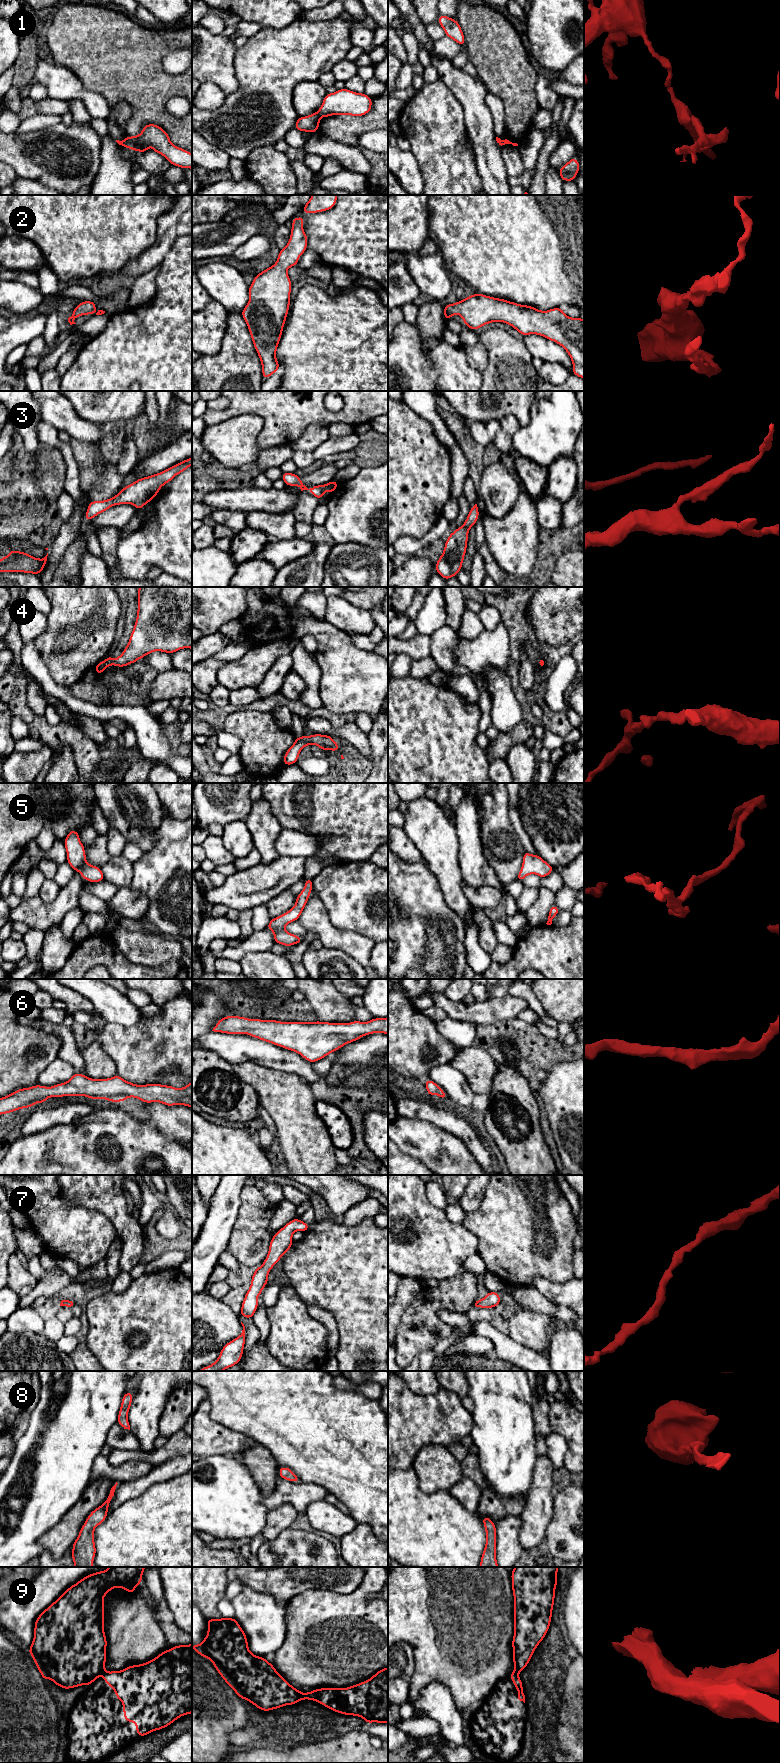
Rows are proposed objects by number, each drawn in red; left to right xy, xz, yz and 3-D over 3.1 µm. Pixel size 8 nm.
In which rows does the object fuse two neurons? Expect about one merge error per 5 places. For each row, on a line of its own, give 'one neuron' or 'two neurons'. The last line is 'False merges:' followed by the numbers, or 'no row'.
1: two neurons
2: one neuron
3: one neuron
4: one neuron
5: one neuron
6: one neuron
7: one neuron
8: one neuron
9: two neurons
False merges: 1, 9

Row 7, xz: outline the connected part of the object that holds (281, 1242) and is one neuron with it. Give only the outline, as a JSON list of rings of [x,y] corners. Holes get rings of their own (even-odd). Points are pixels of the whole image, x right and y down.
[[[295,1218],[273,1235],[267,1257],[263,1264],[256,1268],[253,1273],[251,1285],[243,1299],[239,1316],[244,1316],[248,1319],[253,1318],[258,1308],[258,1296],[268,1284],[268,1274],[282,1258],[283,1254],[291,1249],[293,1233],[296,1231],[306,1232],[309,1228],[307,1223]]]

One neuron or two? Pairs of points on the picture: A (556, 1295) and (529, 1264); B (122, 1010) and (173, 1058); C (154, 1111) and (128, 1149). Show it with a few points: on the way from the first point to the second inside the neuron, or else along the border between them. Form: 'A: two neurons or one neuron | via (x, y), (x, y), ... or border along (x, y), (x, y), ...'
A: two neurons | border along (532, 1279), (544, 1277), (555, 1282), (563, 1282)
B: two neurons | border along (144, 1017), (135, 1024), (120, 1025), (112, 1023)
C: two neurons | border along (152, 1123), (170, 1138)

